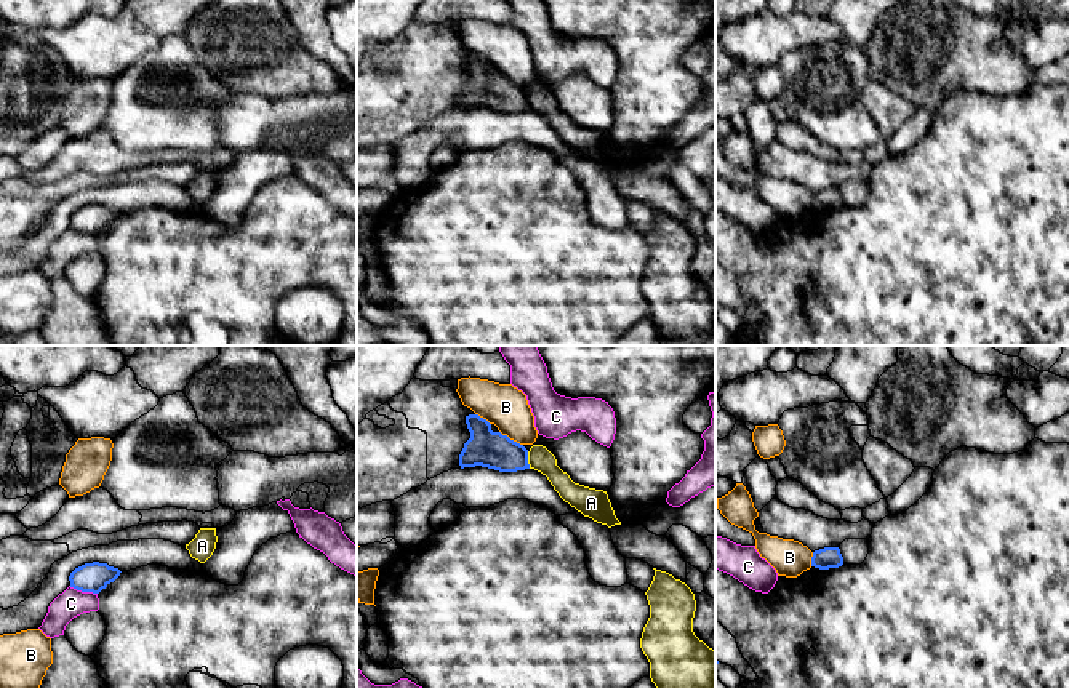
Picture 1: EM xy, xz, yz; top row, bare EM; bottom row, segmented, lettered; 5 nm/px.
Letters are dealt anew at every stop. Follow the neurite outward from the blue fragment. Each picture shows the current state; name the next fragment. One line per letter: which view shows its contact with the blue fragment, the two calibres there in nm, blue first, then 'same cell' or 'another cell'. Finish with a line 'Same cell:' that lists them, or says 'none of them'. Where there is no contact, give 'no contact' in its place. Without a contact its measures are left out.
A: xz | 190/120 nm | another cell
B: xz | 190/220 nm | another cell
C: xy | 150/140 nm | another cell
Same cell: none of them

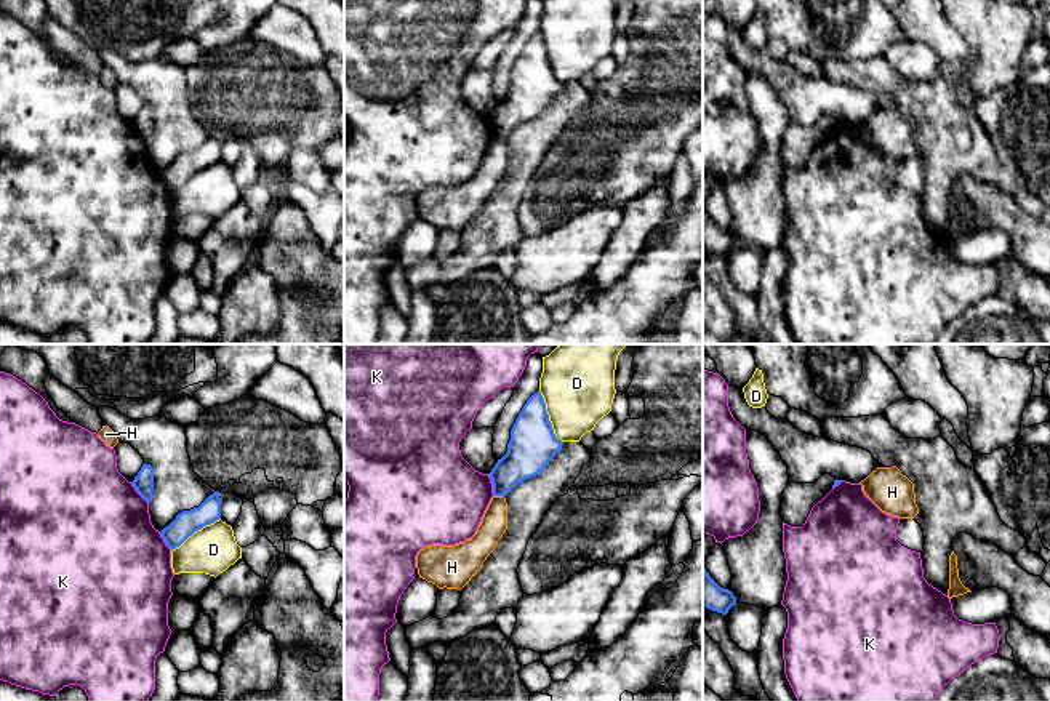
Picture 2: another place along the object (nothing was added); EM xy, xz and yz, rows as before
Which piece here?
D: xz | 240/360 nm | another cell
H: xz | 220/140 nm | another cell
K: xz | 220/420 nm | another cell
Same cell: none of them

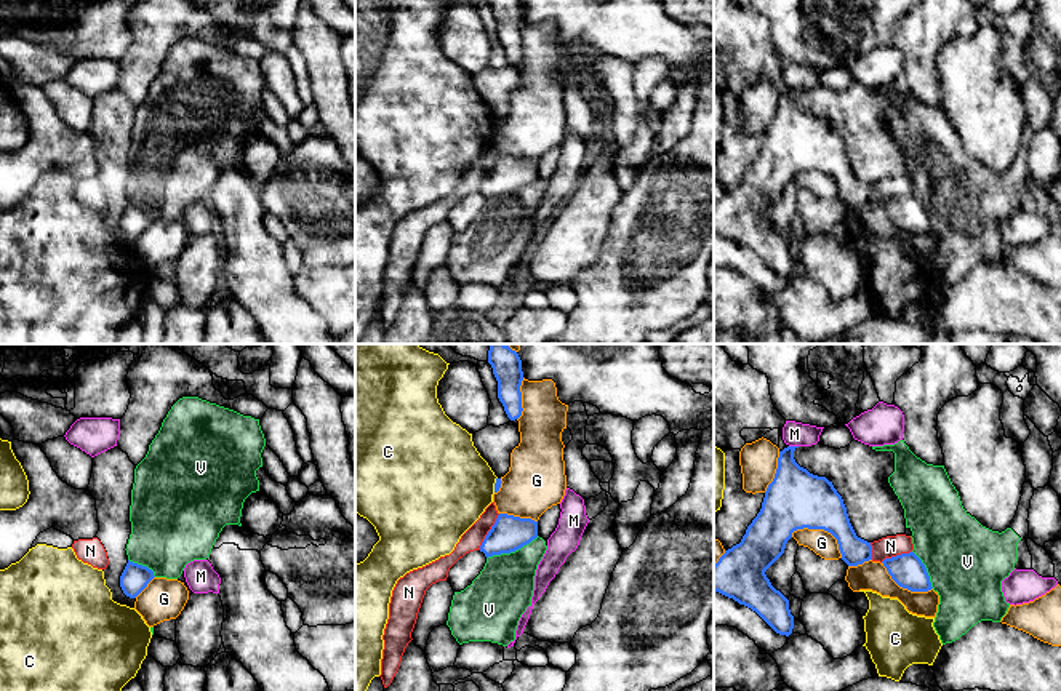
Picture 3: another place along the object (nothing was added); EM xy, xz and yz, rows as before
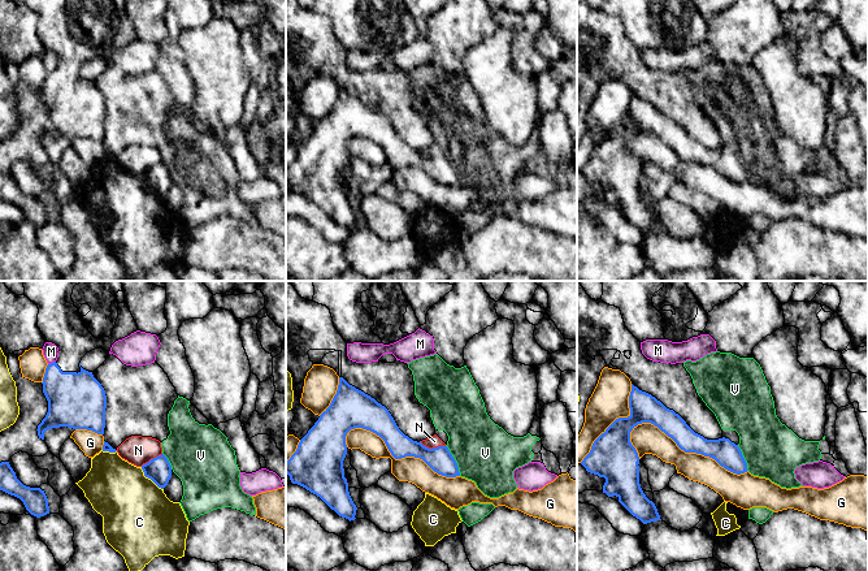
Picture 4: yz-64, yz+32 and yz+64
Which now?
C: xz | 30/460 nm | another cell
G: yz | 300/120 nm | another cell
M: yz | 280/130 nm | another cell
N: xz | 180/100 nm | another cell
V: xz | 180/300 nm | another cell
Same cell: none of them

